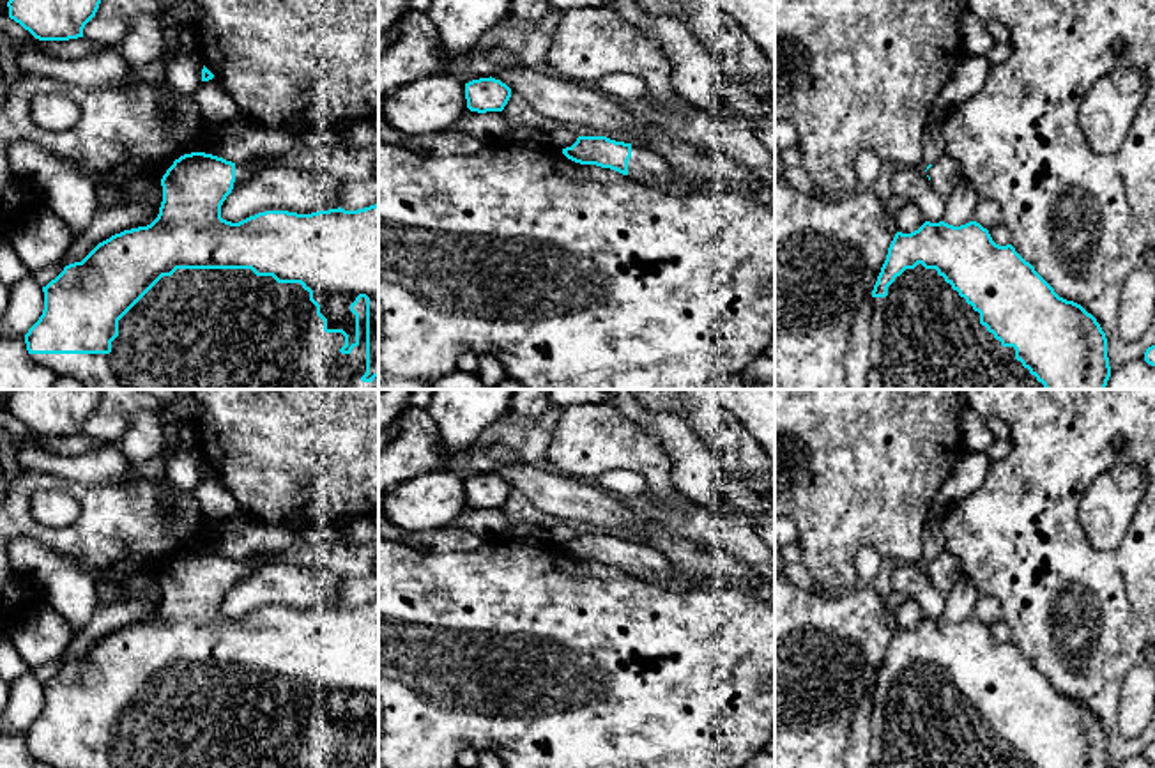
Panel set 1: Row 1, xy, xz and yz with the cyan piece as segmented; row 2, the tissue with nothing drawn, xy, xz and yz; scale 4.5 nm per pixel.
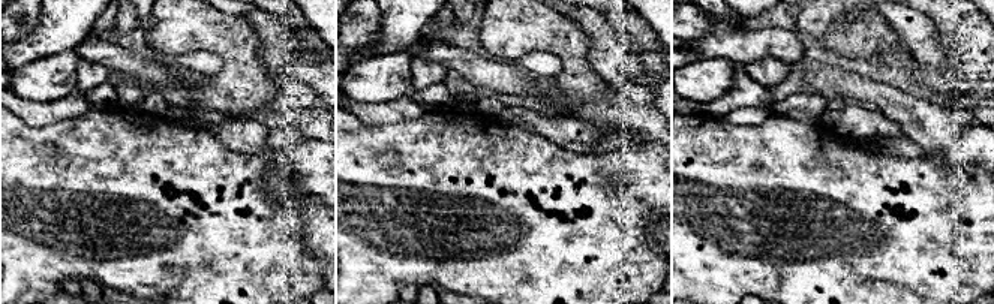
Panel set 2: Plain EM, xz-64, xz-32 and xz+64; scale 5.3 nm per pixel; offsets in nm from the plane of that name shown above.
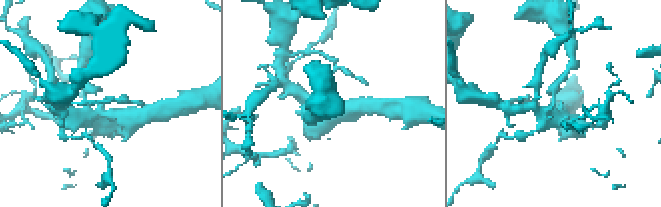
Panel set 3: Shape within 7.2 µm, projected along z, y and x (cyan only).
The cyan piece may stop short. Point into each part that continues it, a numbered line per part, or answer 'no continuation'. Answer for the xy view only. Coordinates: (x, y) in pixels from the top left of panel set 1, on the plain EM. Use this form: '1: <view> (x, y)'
1: xy (243, 567)
2: xy (197, 715)

